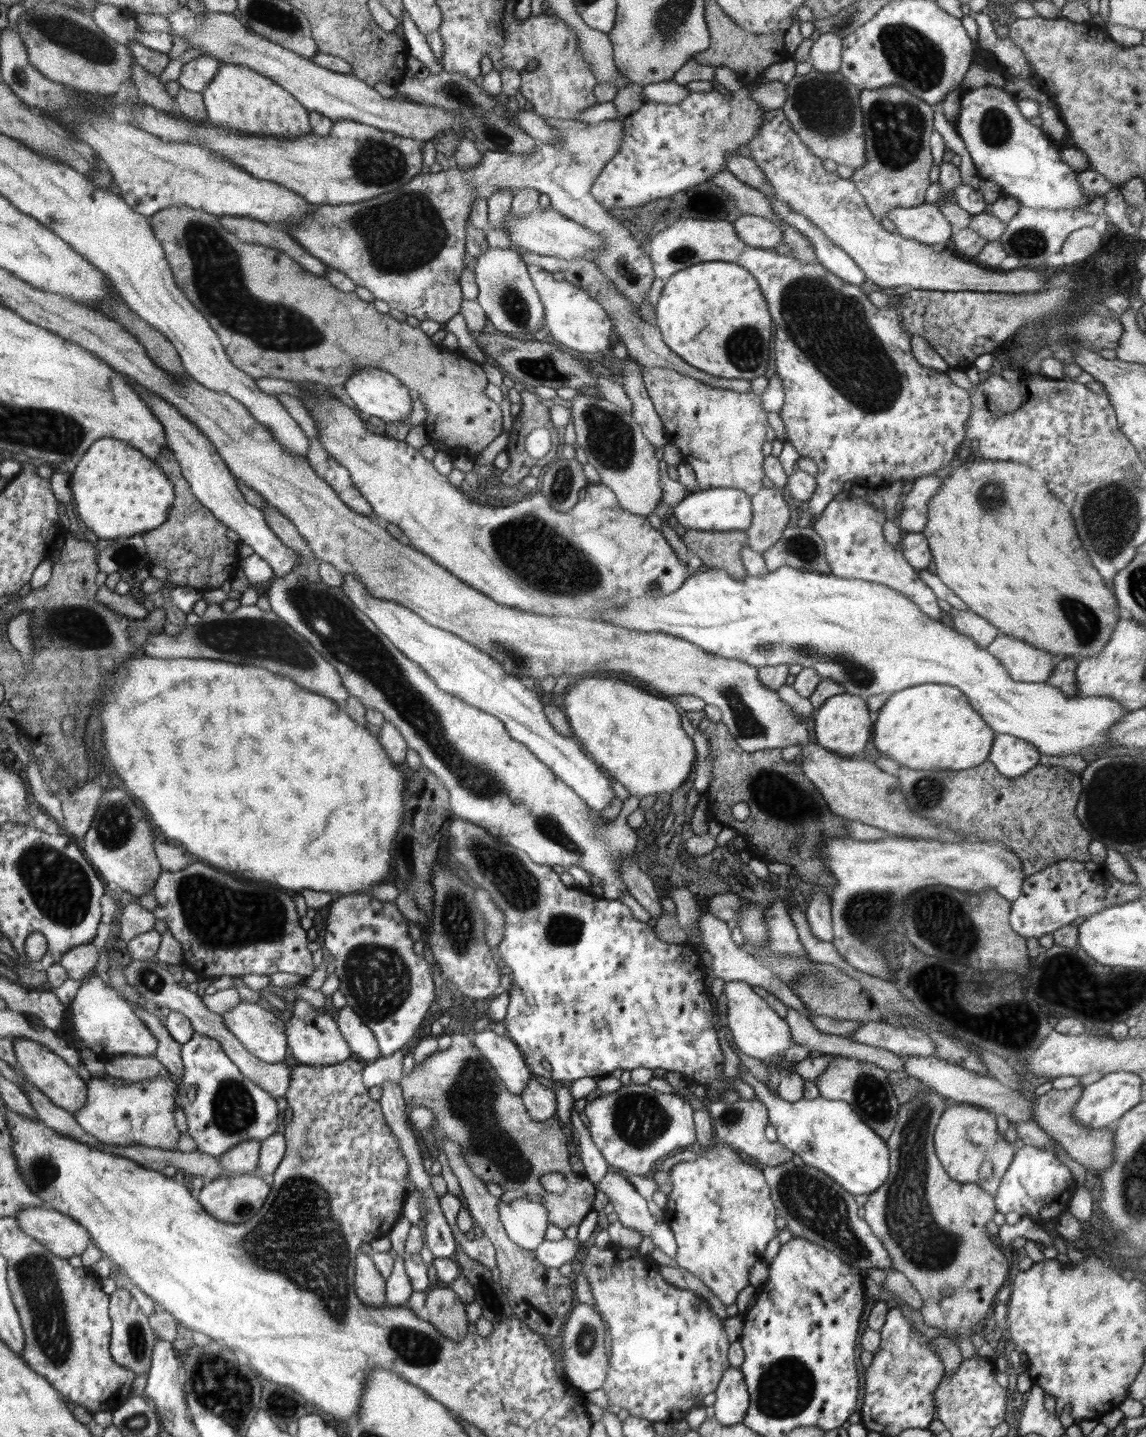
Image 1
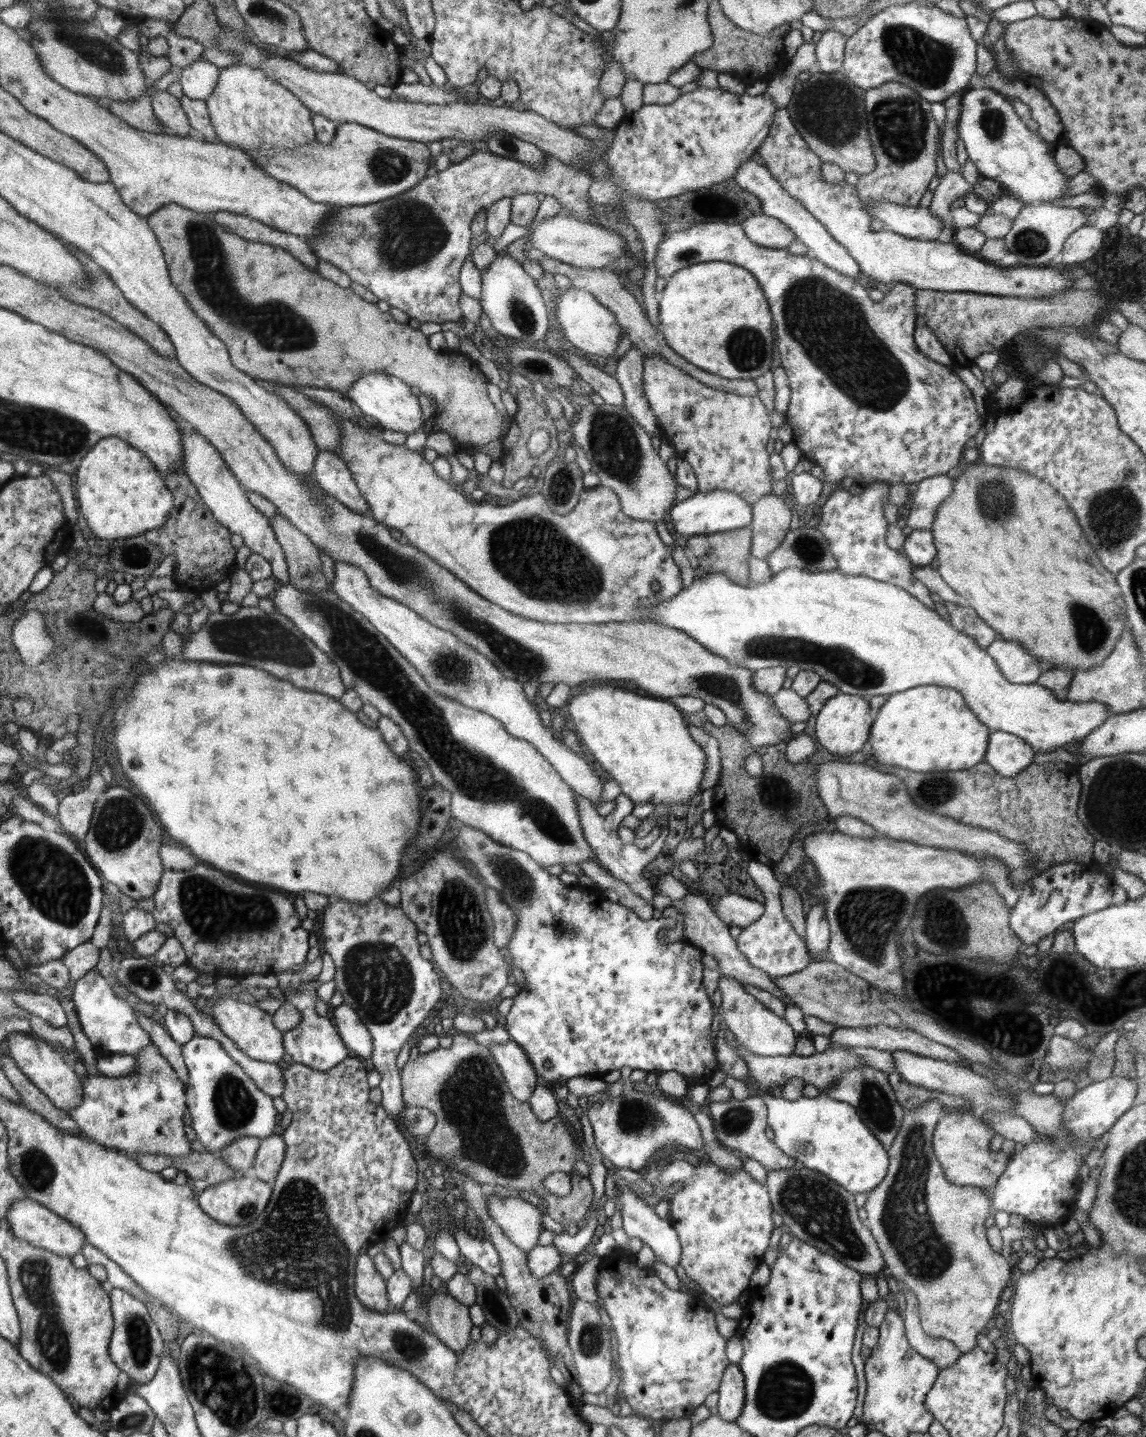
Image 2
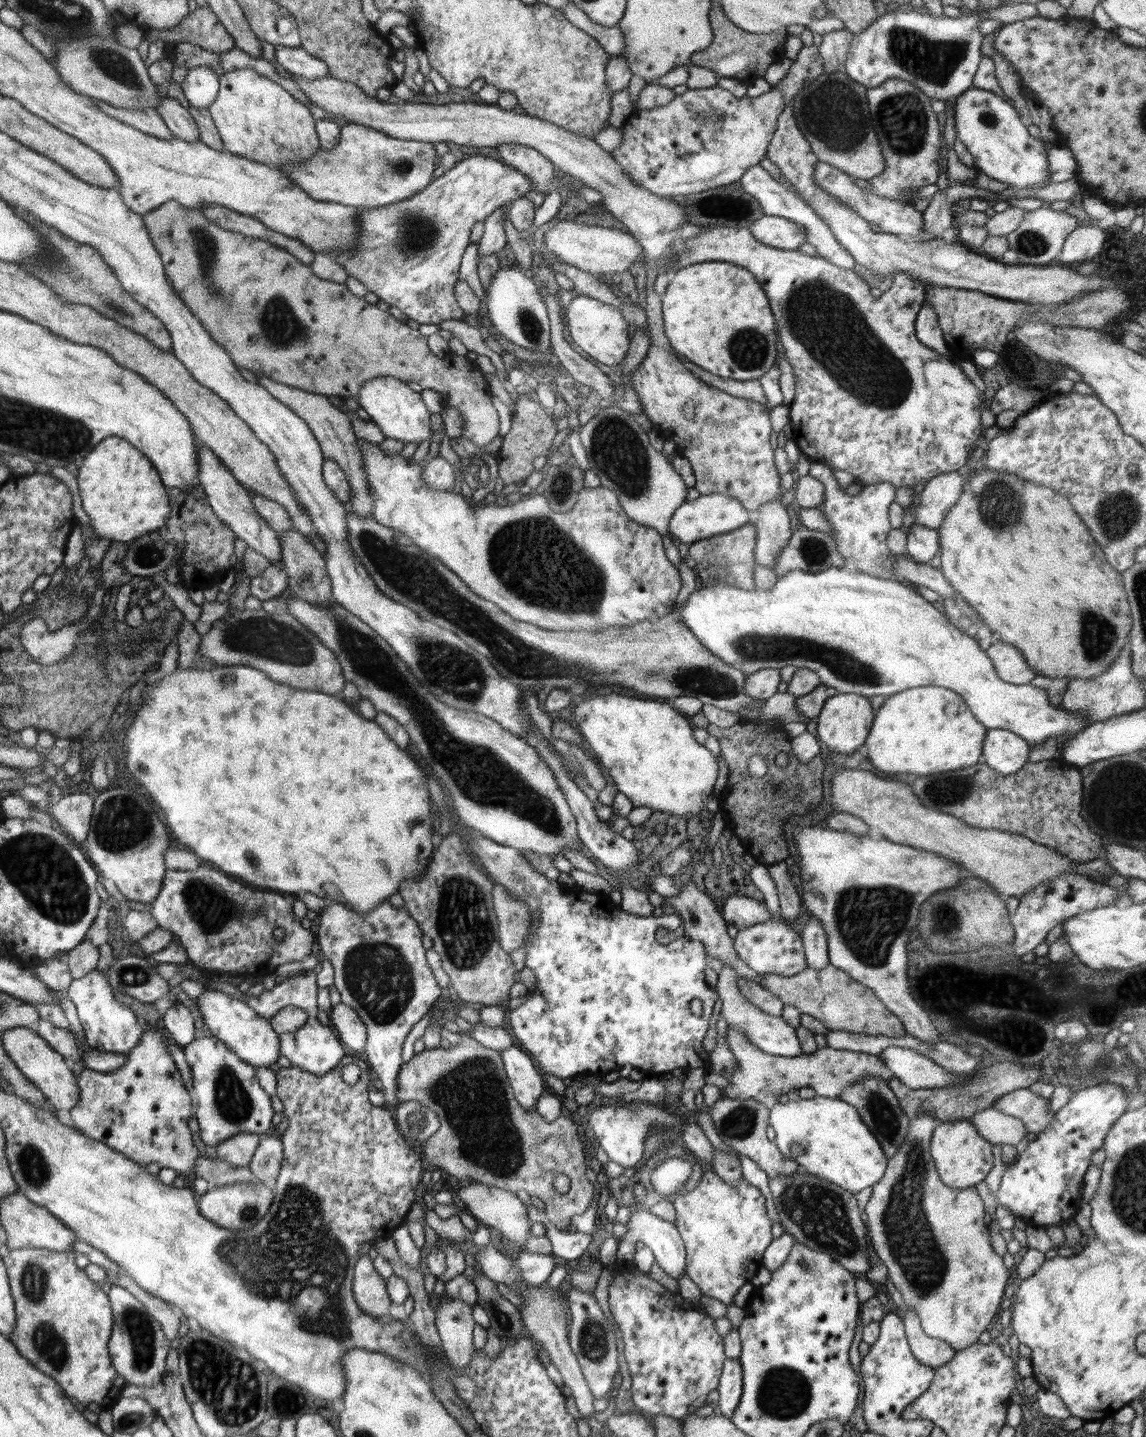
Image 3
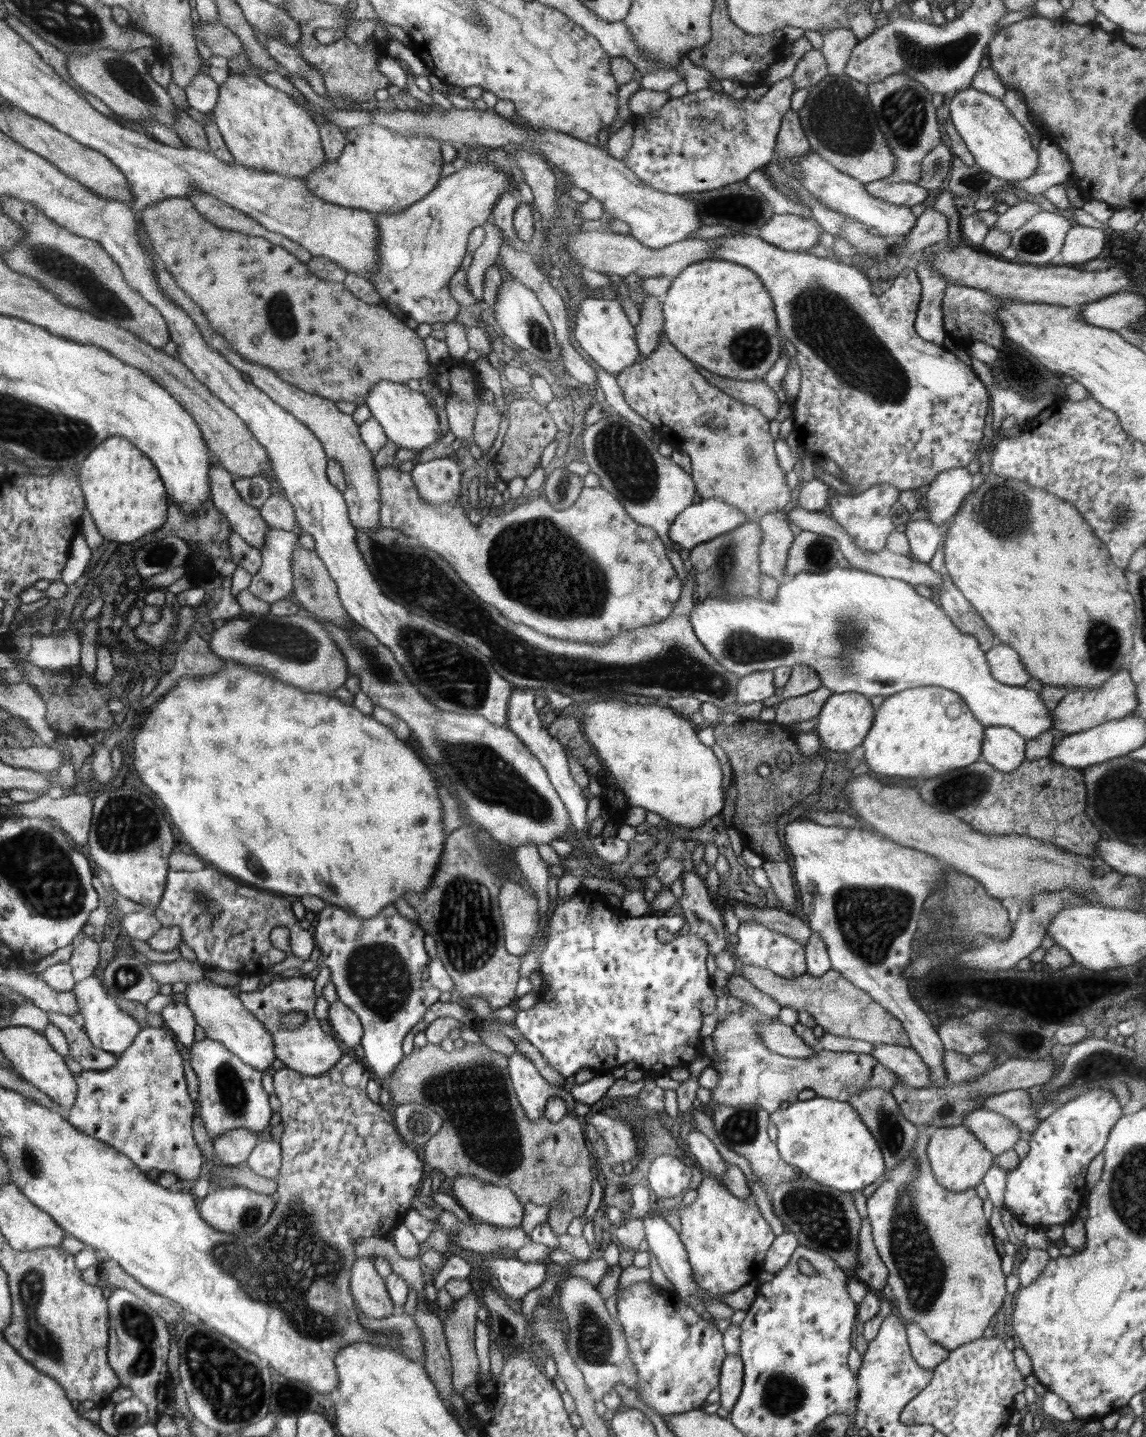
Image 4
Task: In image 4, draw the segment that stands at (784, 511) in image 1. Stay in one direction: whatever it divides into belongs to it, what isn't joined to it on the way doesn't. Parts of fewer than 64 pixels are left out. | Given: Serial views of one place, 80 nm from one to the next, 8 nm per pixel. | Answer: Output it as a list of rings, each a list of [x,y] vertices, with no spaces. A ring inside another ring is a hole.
[[[779,508],[776,512],[767,512],[758,522],[763,532],[759,550],[760,570],[764,575],[776,579],[779,584],[787,579],[784,577],[785,566],[795,537],[785,514]]]

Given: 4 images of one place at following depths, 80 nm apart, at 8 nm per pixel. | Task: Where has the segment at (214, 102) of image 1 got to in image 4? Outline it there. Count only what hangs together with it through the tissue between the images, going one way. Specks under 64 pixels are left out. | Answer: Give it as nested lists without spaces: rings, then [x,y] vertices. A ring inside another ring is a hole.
[[[254,71],[231,73],[227,81],[219,86],[218,101],[210,113],[233,160],[242,166],[304,180],[311,172],[320,169],[325,161],[319,126],[311,114],[288,94],[268,85],[261,79],[261,75]]]

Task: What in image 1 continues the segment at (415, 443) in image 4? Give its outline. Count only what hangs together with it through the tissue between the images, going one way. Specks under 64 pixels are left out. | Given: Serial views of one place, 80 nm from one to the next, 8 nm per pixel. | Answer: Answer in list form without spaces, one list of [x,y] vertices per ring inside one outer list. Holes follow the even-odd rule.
[[[372,367],[358,369],[356,373],[352,372],[352,375],[348,377],[345,382],[345,389],[360,412],[378,417],[386,423],[408,420],[412,412],[409,388],[384,370]]]

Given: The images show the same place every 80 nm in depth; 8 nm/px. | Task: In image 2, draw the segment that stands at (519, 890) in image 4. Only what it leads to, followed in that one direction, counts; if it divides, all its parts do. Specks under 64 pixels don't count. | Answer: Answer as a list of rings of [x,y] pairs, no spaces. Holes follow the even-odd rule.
[[[490,887],[485,890],[486,908],[494,924],[493,939],[495,945],[501,949],[506,948],[512,940],[514,930],[516,930],[516,914],[501,900],[500,895]]]

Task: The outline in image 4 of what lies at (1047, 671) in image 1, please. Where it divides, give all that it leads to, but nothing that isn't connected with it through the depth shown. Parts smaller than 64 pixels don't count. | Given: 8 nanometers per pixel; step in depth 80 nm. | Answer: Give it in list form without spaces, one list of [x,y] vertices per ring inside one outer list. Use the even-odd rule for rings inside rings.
[[[1000,642],[985,652],[992,676],[1008,686],[1025,686],[1031,679],[1019,654],[1013,648]]]

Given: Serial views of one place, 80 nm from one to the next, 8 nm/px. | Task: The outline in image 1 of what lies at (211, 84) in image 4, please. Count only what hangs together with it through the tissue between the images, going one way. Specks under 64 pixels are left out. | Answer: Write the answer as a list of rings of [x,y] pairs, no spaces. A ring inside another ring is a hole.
[[[210,55],[192,59],[183,65],[177,81],[186,90],[202,94],[204,88],[207,88],[208,83],[216,76],[220,64],[221,61]]]

